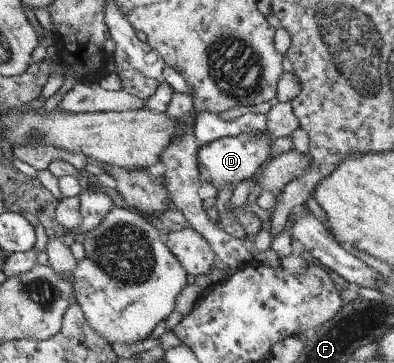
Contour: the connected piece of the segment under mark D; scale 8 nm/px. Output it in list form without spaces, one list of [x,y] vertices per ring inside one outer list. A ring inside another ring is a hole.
[[[265,131],[257,136],[255,134],[239,134],[239,136],[223,137],[200,146],[196,158],[199,178],[202,182],[211,184],[217,191],[227,184],[234,187],[236,184],[243,183],[255,174],[265,160],[268,160],[271,144],[269,134]]]

